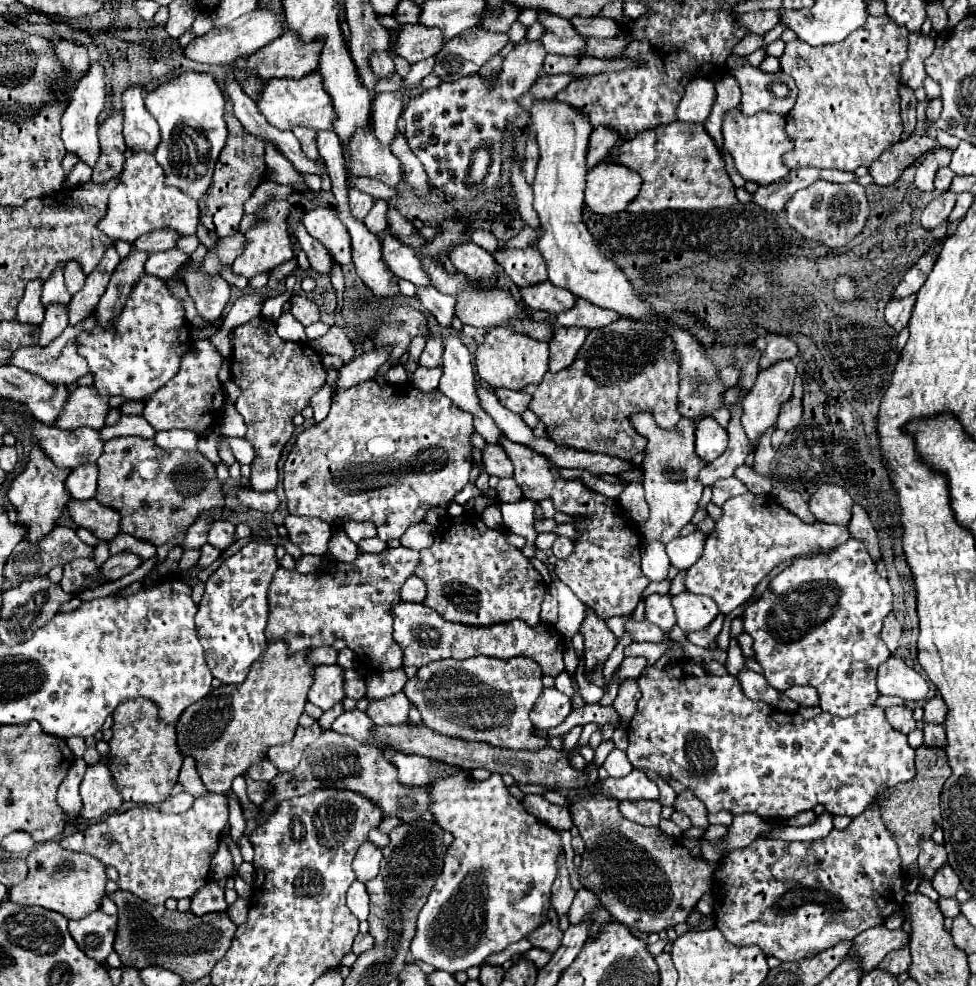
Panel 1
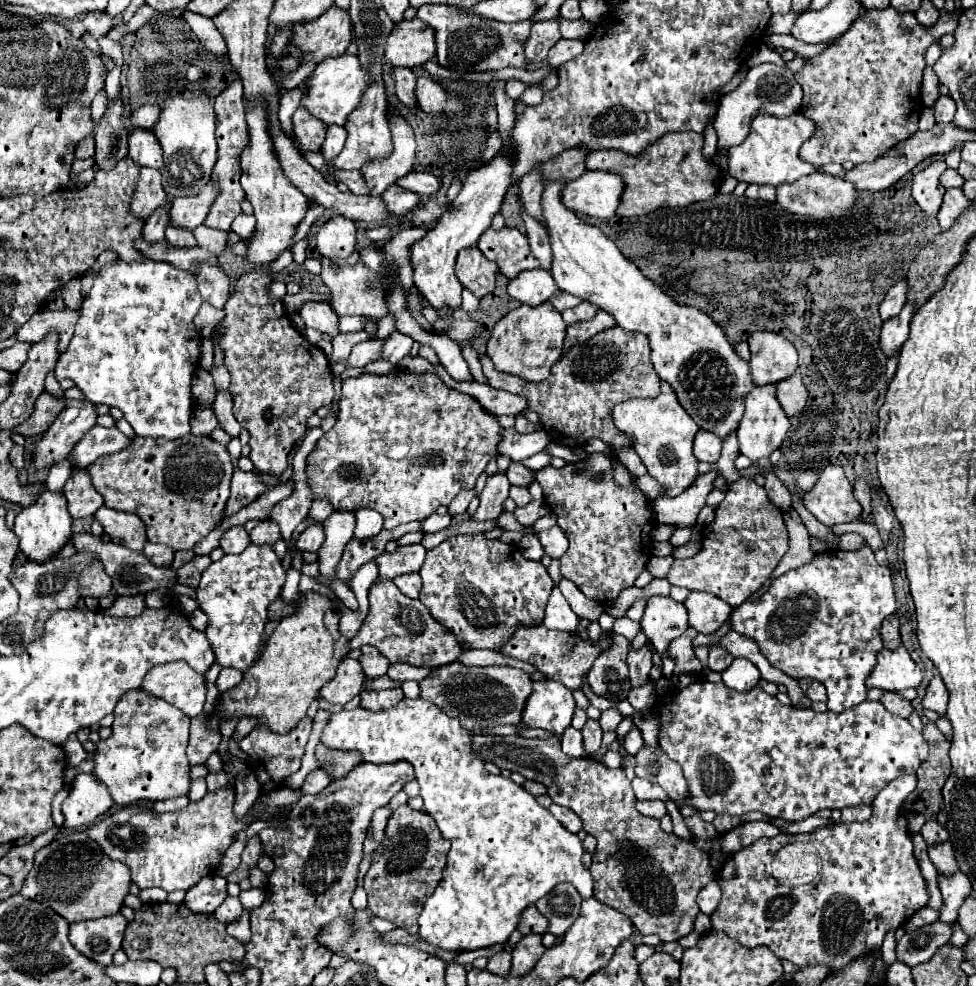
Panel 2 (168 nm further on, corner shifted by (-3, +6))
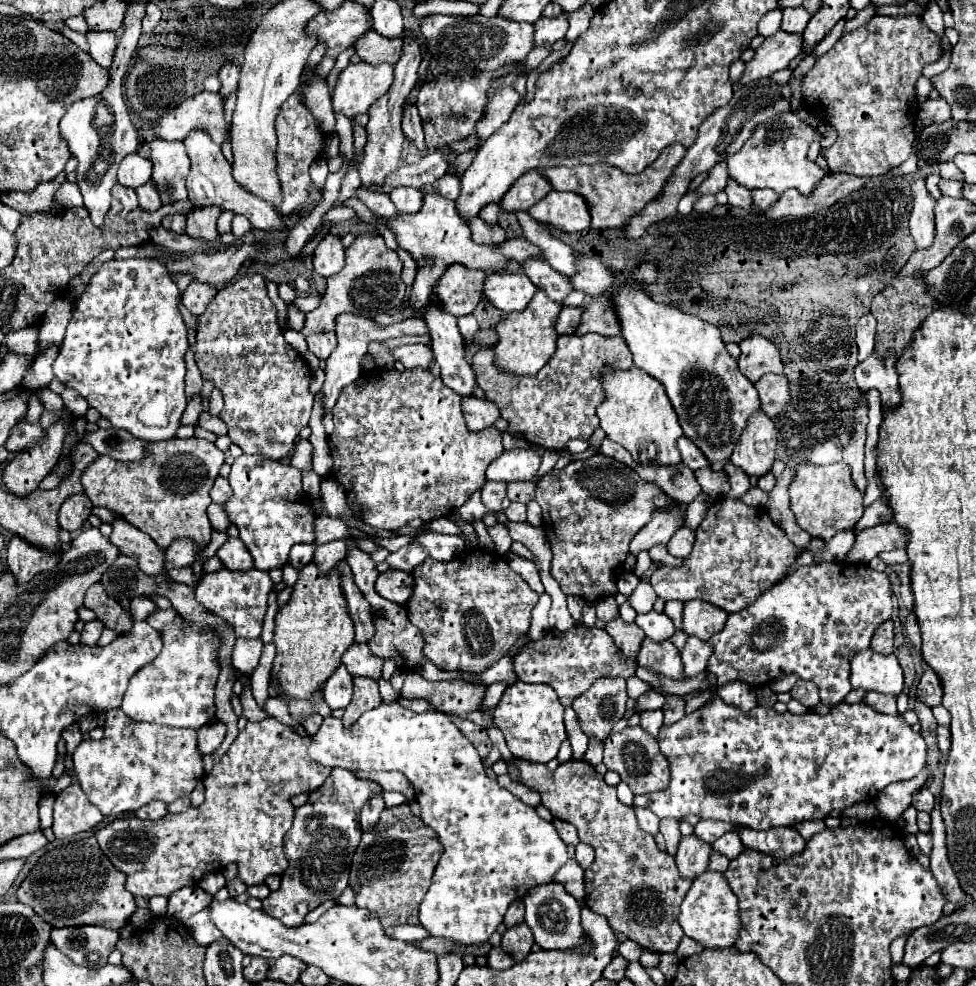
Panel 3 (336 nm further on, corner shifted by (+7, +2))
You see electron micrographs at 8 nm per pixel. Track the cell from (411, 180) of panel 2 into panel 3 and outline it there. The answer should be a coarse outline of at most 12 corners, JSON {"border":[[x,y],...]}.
{"border":[[450,174],[422,188],[424,194],[436,192],[450,200],[458,198],[460,180]]}

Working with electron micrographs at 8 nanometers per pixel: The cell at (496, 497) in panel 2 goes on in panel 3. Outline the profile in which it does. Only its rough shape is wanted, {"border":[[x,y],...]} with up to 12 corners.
{"border":[[488,480],[482,486],[482,504],[500,512],[506,482]]}

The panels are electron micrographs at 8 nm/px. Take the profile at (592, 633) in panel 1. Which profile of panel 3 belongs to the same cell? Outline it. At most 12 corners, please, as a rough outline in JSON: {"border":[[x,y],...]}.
{"border":[[598,678],[572,702],[582,730],[604,740],[626,712],[626,680]]}

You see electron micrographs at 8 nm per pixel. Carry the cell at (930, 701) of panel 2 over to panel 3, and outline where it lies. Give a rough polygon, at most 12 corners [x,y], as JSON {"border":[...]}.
{"border":[[932,668],[916,688],[916,700],[930,708],[942,702],[942,686]]}

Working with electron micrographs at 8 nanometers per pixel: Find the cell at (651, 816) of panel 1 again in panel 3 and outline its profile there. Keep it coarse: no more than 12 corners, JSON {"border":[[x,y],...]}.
{"border":[[636,808],[638,824],[644,832],[658,832],[658,816]]}

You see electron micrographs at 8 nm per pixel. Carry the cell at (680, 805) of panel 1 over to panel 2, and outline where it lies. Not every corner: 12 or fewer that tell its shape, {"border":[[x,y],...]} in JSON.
{"border":[[646,744],[634,774],[662,786],[680,804],[688,786],[680,764]]}

